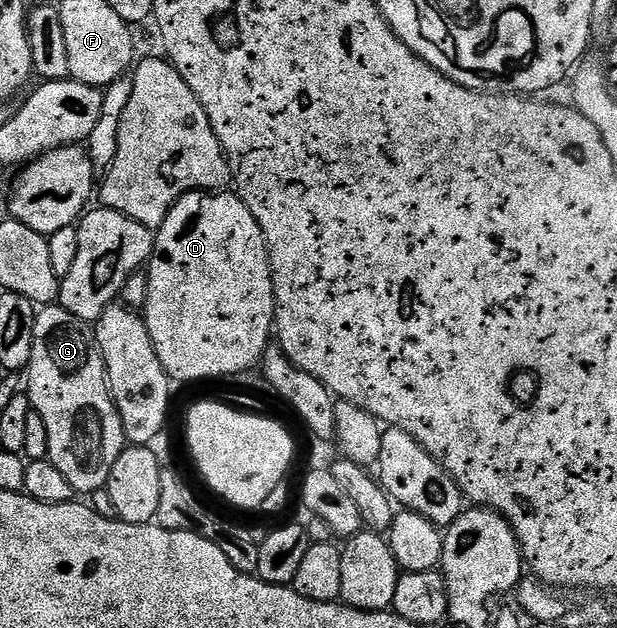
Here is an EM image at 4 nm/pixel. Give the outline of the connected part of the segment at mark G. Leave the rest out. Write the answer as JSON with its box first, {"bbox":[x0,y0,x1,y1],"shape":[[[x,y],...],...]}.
{"bbox":[24,303,127,494],"shape":[[[61,303],[48,304],[39,307],[36,311],[36,330],[32,338],[32,358],[30,364],[24,369],[24,392],[30,398],[31,409],[38,412],[40,418],[44,418],[44,426],[48,429],[48,450],[50,451],[48,459],[56,466],[56,470],[60,470],[60,474],[64,474],[64,478],[68,478],[68,482],[72,482],[75,493],[87,492],[87,494],[93,494],[103,491],[108,478],[112,474],[112,466],[116,466],[116,458],[120,458],[122,449],[127,447],[126,435],[122,429],[120,414],[116,410],[114,400],[110,397],[110,387],[106,385],[106,367],[94,337],[94,329],[87,321],[76,318],[76,314],[72,314],[67,308],[62,307]]]}

